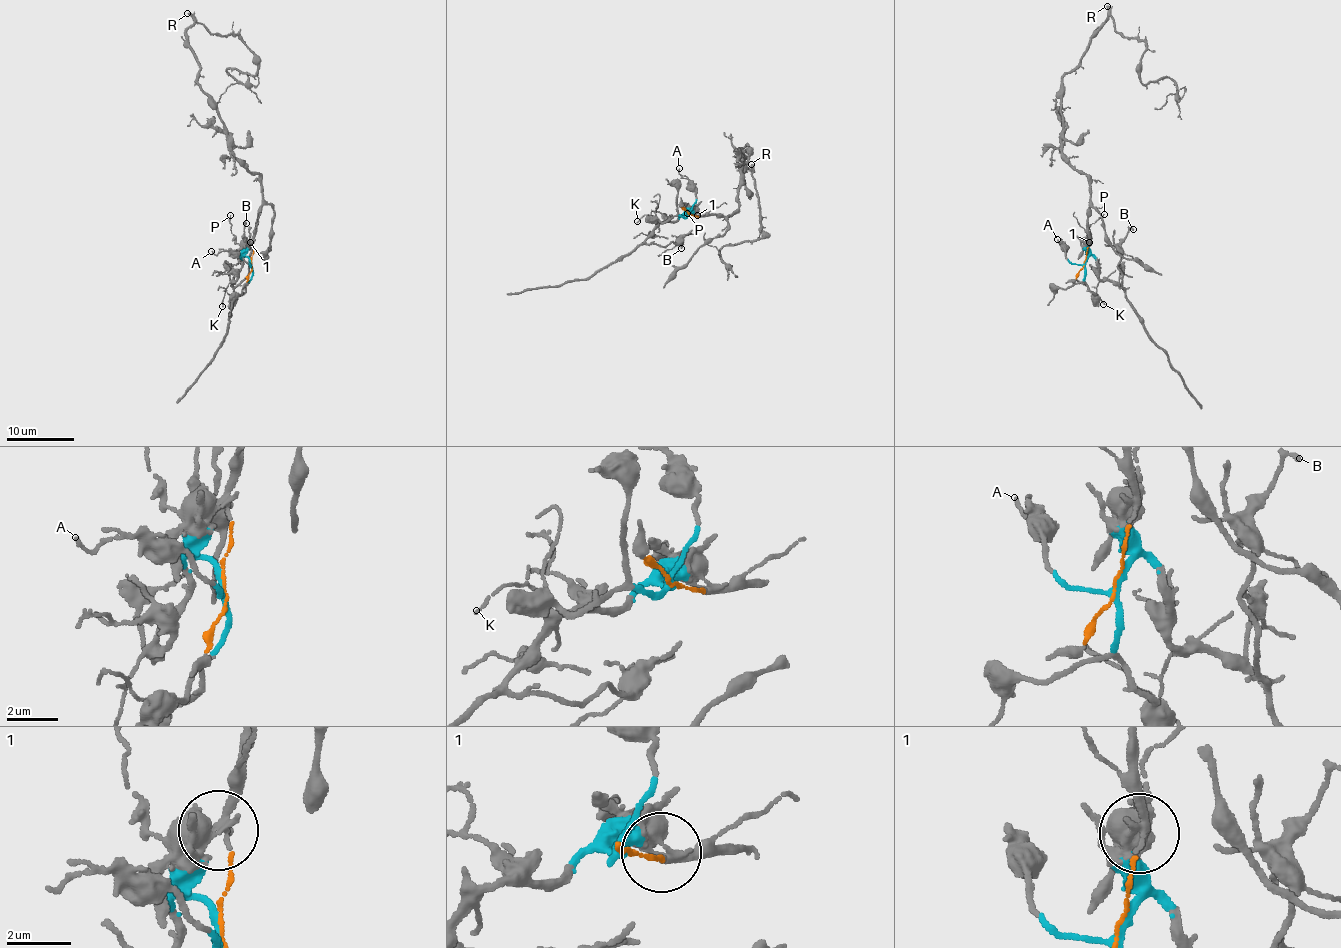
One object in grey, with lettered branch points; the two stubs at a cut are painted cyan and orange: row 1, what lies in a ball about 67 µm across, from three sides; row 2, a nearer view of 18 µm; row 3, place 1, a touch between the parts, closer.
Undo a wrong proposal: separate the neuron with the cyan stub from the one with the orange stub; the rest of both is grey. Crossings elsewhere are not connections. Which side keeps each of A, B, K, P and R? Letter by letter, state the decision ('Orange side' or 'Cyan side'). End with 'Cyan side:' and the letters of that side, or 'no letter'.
A: Cyan side
B: Cyan side
K: Cyan side
P: Orange side
R: Orange side
Cyan side: A, B, K

